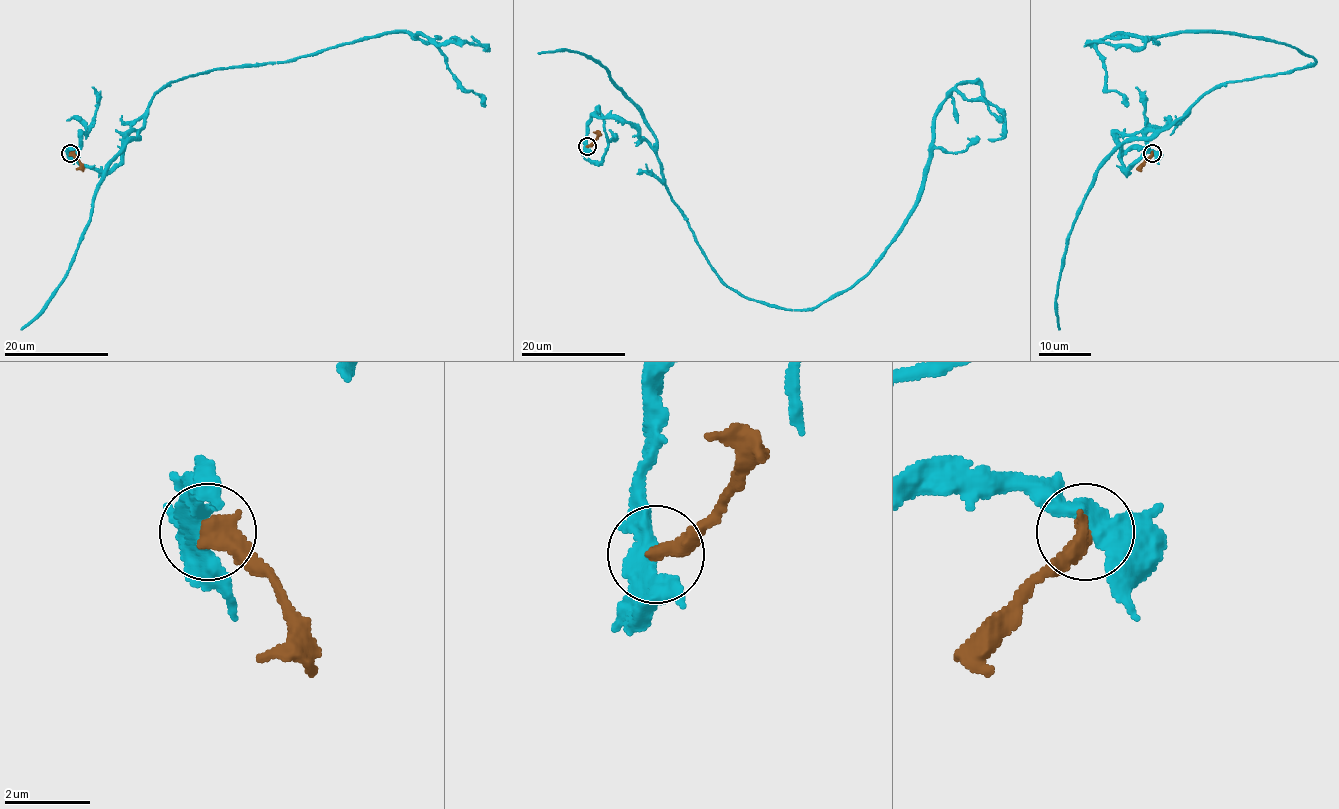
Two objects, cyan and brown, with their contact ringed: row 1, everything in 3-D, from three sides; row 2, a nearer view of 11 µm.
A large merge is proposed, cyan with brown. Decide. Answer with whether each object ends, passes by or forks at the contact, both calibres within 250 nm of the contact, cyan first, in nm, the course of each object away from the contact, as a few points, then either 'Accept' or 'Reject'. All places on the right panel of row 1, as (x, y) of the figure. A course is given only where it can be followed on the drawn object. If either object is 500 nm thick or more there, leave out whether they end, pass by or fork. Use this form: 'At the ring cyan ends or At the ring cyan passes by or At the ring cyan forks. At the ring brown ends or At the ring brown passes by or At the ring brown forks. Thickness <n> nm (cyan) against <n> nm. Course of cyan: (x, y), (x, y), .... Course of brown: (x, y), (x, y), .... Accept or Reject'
At the ring cyan passes by. At the ring brown ends. Thickness 440 nm (cyan) against 480 nm. Course of cyan: (1153, 154), (1129, 148), (1124, 169), (1214, 88), (1316, 61), (1237, 34), (1089, 41), (1145, 36). Course of brown: (1153, 154), (1138, 171). Reject

